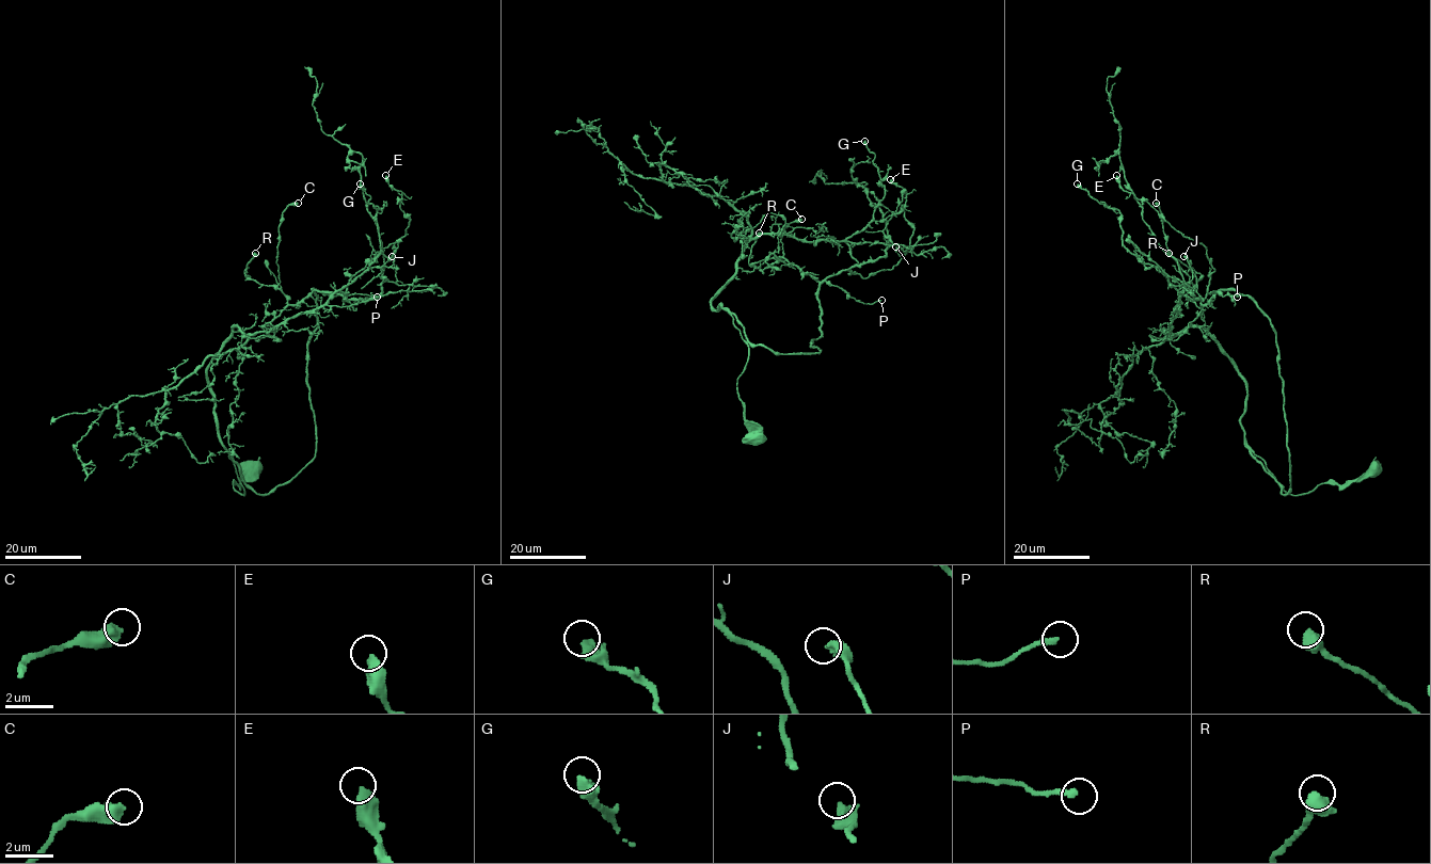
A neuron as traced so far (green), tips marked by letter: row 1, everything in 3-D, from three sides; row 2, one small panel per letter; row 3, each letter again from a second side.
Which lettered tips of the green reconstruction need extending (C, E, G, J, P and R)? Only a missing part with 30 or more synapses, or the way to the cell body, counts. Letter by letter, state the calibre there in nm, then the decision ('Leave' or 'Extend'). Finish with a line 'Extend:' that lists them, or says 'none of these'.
C: Thickness 600 nm. Leave
E: Thickness 480 nm. Leave
G: Thickness 440 nm. Extend
J: Thickness 480 nm. Leave
P: Thickness 220 nm. Leave
R: Thickness 600 nm. Leave
Extend: G

